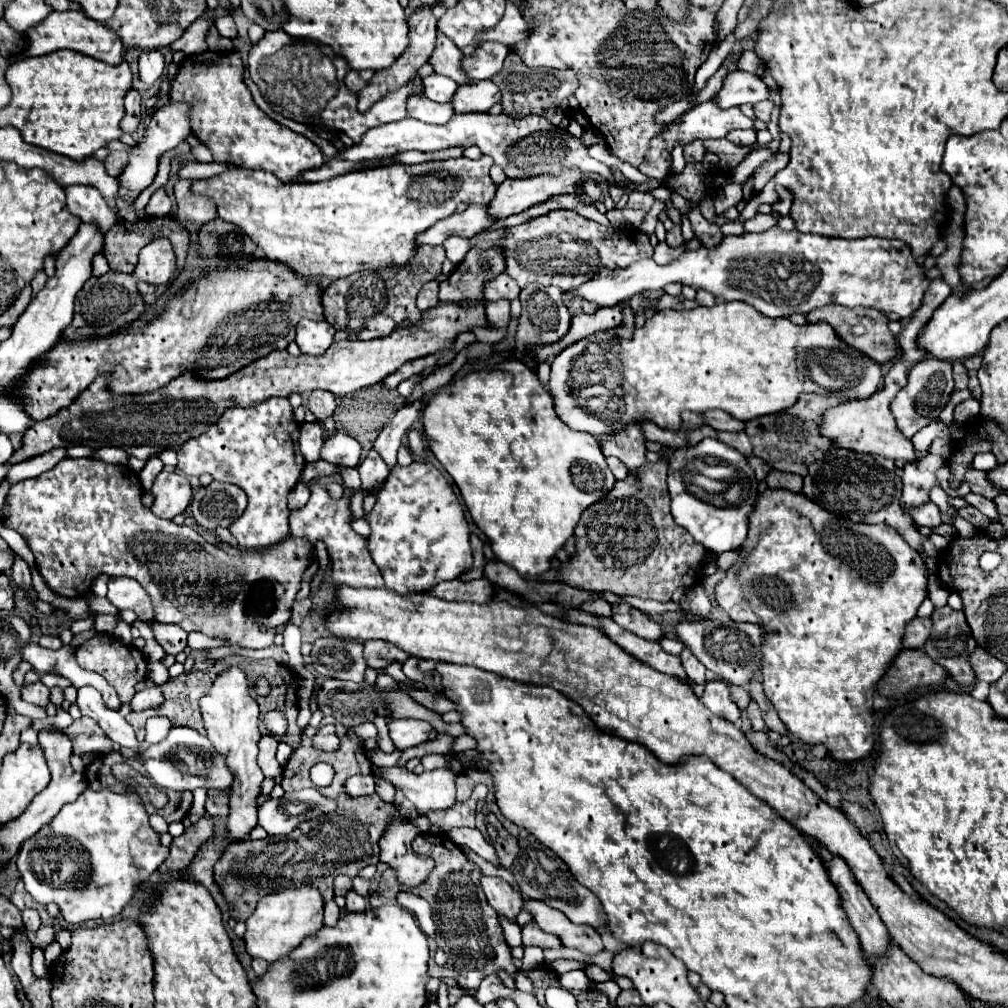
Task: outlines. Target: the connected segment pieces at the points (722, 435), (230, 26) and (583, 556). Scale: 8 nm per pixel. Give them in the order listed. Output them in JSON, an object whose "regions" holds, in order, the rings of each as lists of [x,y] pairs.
{"regions":[[[[717,432],[717,440],[725,442],[727,446],[733,446],[735,450],[739,450],[743,456],[751,456],[751,442],[747,438],[745,432]]],[[[229,14],[217,18],[217,30],[219,30],[219,34],[225,36],[225,38],[235,38],[235,36],[237,36],[235,20],[233,20]]],[[[645,462],[635,474],[629,474],[625,480],[617,480],[613,490],[605,494],[599,502],[583,510],[575,526],[575,554],[569,556],[561,568],[551,568],[539,576],[541,582],[561,582],[579,590],[599,592],[611,590],[617,596],[635,596],[641,600],[669,602],[677,586],[689,590],[695,582],[701,580],[701,564],[707,556],[707,550],[693,542],[685,528],[673,522],[669,512],[669,490],[667,490],[667,462]]]]}

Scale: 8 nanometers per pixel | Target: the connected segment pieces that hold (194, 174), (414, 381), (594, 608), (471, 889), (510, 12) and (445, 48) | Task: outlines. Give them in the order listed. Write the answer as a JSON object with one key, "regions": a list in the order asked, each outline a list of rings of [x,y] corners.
{"regions":[[[[189,160],[189,162],[183,162],[183,164],[181,164],[179,176],[181,176],[181,178],[211,178],[211,176],[221,174],[221,170],[225,172],[227,168],[231,168],[231,164],[217,164],[217,162],[201,164],[201,162]]],[[[415,375],[415,376],[407,379],[407,380],[404,380],[397,387],[398,392],[404,398],[407,398],[408,396],[410,396],[410,394],[412,393],[412,391],[415,388],[415,386],[418,385],[423,380],[423,378],[424,378],[423,376]]],[[[605,599],[584,602],[579,608],[582,611],[595,613],[607,618],[610,618],[612,614],[611,606]]],[[[419,834],[413,840],[413,850],[435,860],[435,868],[429,878],[409,892],[425,898],[431,904],[437,926],[437,938],[431,942],[431,946],[443,946],[443,950],[449,954],[449,960],[443,966],[437,966],[431,960],[429,974],[437,978],[455,978],[463,988],[479,988],[485,974],[497,974],[499,970],[507,970],[513,976],[517,968],[511,962],[511,948],[505,942],[499,916],[489,906],[481,888],[479,866],[469,862],[461,848],[445,834]]],[[[507,1],[505,16],[501,18],[501,22],[497,22],[497,26],[493,26],[491,30],[485,30],[477,36],[479,42],[485,40],[493,40],[493,42],[501,42],[501,44],[515,44],[521,42],[525,36],[529,36],[529,24],[523,20],[521,12],[513,2]]],[[[437,34],[437,44],[433,54],[429,56],[429,64],[433,66],[433,70],[437,74],[449,76],[451,80],[455,80],[457,84],[467,82],[469,78],[463,74],[461,70],[461,50],[457,50],[457,46],[453,46],[453,42],[449,42],[449,38],[445,38],[445,34]]]]}

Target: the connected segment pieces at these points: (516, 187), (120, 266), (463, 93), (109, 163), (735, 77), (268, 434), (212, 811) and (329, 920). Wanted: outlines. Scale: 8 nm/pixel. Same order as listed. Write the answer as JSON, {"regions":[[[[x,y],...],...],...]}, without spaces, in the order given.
{"regions":[[[[565,168],[561,170],[559,174],[537,174],[537,176],[529,176],[529,178],[507,178],[499,188],[497,188],[497,194],[493,198],[493,202],[489,204],[489,216],[499,220],[499,218],[507,218],[511,214],[519,214],[535,204],[543,204],[547,202],[549,198],[553,196],[575,196],[581,204],[585,206],[593,206],[597,202],[603,202],[601,198],[591,198],[583,188],[585,188],[585,182],[593,182],[595,186],[599,186],[603,190],[603,196],[609,196],[609,184],[605,178],[601,178],[599,174],[587,174],[587,172],[581,172],[577,168]]],[[[117,222],[107,234],[105,234],[105,258],[115,272],[131,274],[137,266],[137,256],[143,246],[147,246],[151,240],[155,240],[155,234],[145,232],[133,232],[123,226],[123,222]]],[[[471,80],[463,86],[459,86],[453,100],[451,100],[453,110],[461,112],[461,114],[465,114],[465,112],[487,112],[497,102],[501,102],[501,90],[491,80]]],[[[109,152],[109,156],[105,158],[105,168],[107,168],[107,174],[111,176],[119,176],[121,170],[125,168],[127,164],[127,152]]],[[[729,72],[723,78],[721,90],[713,96],[713,102],[719,108],[731,108],[731,106],[743,106],[743,104],[757,104],[761,100],[767,100],[769,88],[765,82],[749,72]]],[[[269,398],[257,406],[251,408],[233,408],[227,410],[217,424],[209,426],[209,430],[189,442],[185,442],[177,450],[179,464],[177,468],[185,472],[187,476],[201,476],[201,474],[211,474],[219,482],[231,482],[237,484],[239,488],[245,490],[249,504],[245,514],[229,526],[229,532],[237,538],[239,546],[243,550],[261,550],[271,544],[277,544],[287,538],[289,526],[287,526],[287,494],[293,490],[293,486],[299,482],[301,472],[303,472],[303,456],[299,454],[299,424],[293,420],[293,410],[289,406],[287,398]]],[[[219,794],[205,800],[205,810],[209,816],[221,816],[225,818],[229,814],[229,798],[227,794]]],[[[335,900],[327,902],[327,904],[325,904],[325,924],[327,924],[327,926],[333,926],[333,924],[337,924],[339,918],[341,918],[341,910],[339,910],[339,906],[335,904]]]]}

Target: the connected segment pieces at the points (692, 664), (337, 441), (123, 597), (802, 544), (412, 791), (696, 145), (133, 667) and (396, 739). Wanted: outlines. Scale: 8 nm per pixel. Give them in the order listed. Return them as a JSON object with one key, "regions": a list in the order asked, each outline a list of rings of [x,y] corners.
{"regions":[[[[683,650],[679,656],[681,656],[681,662],[683,662],[683,668],[685,668],[687,676],[695,684],[705,684],[707,682],[707,670],[705,670],[705,666],[697,658],[693,658],[693,654],[689,654],[689,650]]],[[[339,432],[339,434],[331,436],[329,440],[325,440],[319,458],[327,460],[327,462],[333,462],[333,464],[341,464],[341,466],[353,468],[353,466],[359,464],[361,444],[355,438]]],[[[111,578],[107,588],[109,588],[107,598],[113,606],[117,606],[119,610],[131,608],[137,614],[137,618],[143,622],[153,620],[151,598],[137,580],[133,580],[133,578]]],[[[767,488],[767,490],[757,498],[757,504],[761,504],[763,508],[767,508],[767,530],[761,532],[757,540],[755,540],[755,536],[749,536],[749,538],[741,544],[741,548],[739,548],[739,558],[729,566],[727,576],[715,586],[715,600],[717,600],[717,604],[729,614],[729,618],[731,618],[733,622],[751,622],[751,624],[759,624],[759,626],[761,626],[761,630],[763,630],[763,642],[761,642],[761,652],[763,652],[763,656],[761,656],[761,676],[763,676],[763,680],[761,680],[761,684],[763,684],[765,696],[771,700],[771,704],[773,704],[775,710],[779,712],[779,718],[783,720],[783,724],[787,726],[787,730],[789,730],[795,738],[803,740],[805,744],[823,744],[823,746],[827,748],[827,752],[829,752],[833,758],[837,758],[837,760],[849,760],[849,762],[851,762],[851,760],[859,760],[859,758],[867,756],[867,754],[873,750],[873,742],[875,742],[875,740],[873,740],[873,694],[875,694],[875,684],[877,684],[877,680],[881,678],[881,674],[885,674],[885,666],[889,666],[891,658],[903,648],[903,646],[901,646],[901,634],[903,634],[903,630],[905,630],[905,622],[909,622],[909,620],[915,618],[919,604],[925,600],[925,594],[927,594],[925,562],[923,562],[921,554],[919,554],[917,550],[913,550],[913,548],[899,536],[899,532],[897,532],[895,528],[891,528],[891,526],[887,526],[887,524],[877,524],[877,526],[873,526],[873,524],[855,524],[855,522],[851,522],[849,518],[835,516],[835,514],[823,510],[819,504],[815,504],[813,500],[809,500],[803,492]]],[[[373,768],[373,774],[391,782],[395,788],[403,790],[405,798],[411,800],[421,816],[429,810],[443,810],[455,804],[455,772],[449,768],[439,768],[433,772],[409,772],[407,768]]],[[[691,142],[689,146],[683,148],[683,156],[687,162],[701,162],[705,156],[705,148],[703,142]]],[[[95,634],[77,648],[81,666],[99,672],[117,692],[135,692],[135,684],[145,680],[147,662],[135,646],[121,644],[111,634]]],[[[391,720],[389,722],[389,736],[397,750],[405,750],[411,746],[417,746],[421,742],[427,742],[427,736],[431,732],[431,724],[423,720]]]]}

